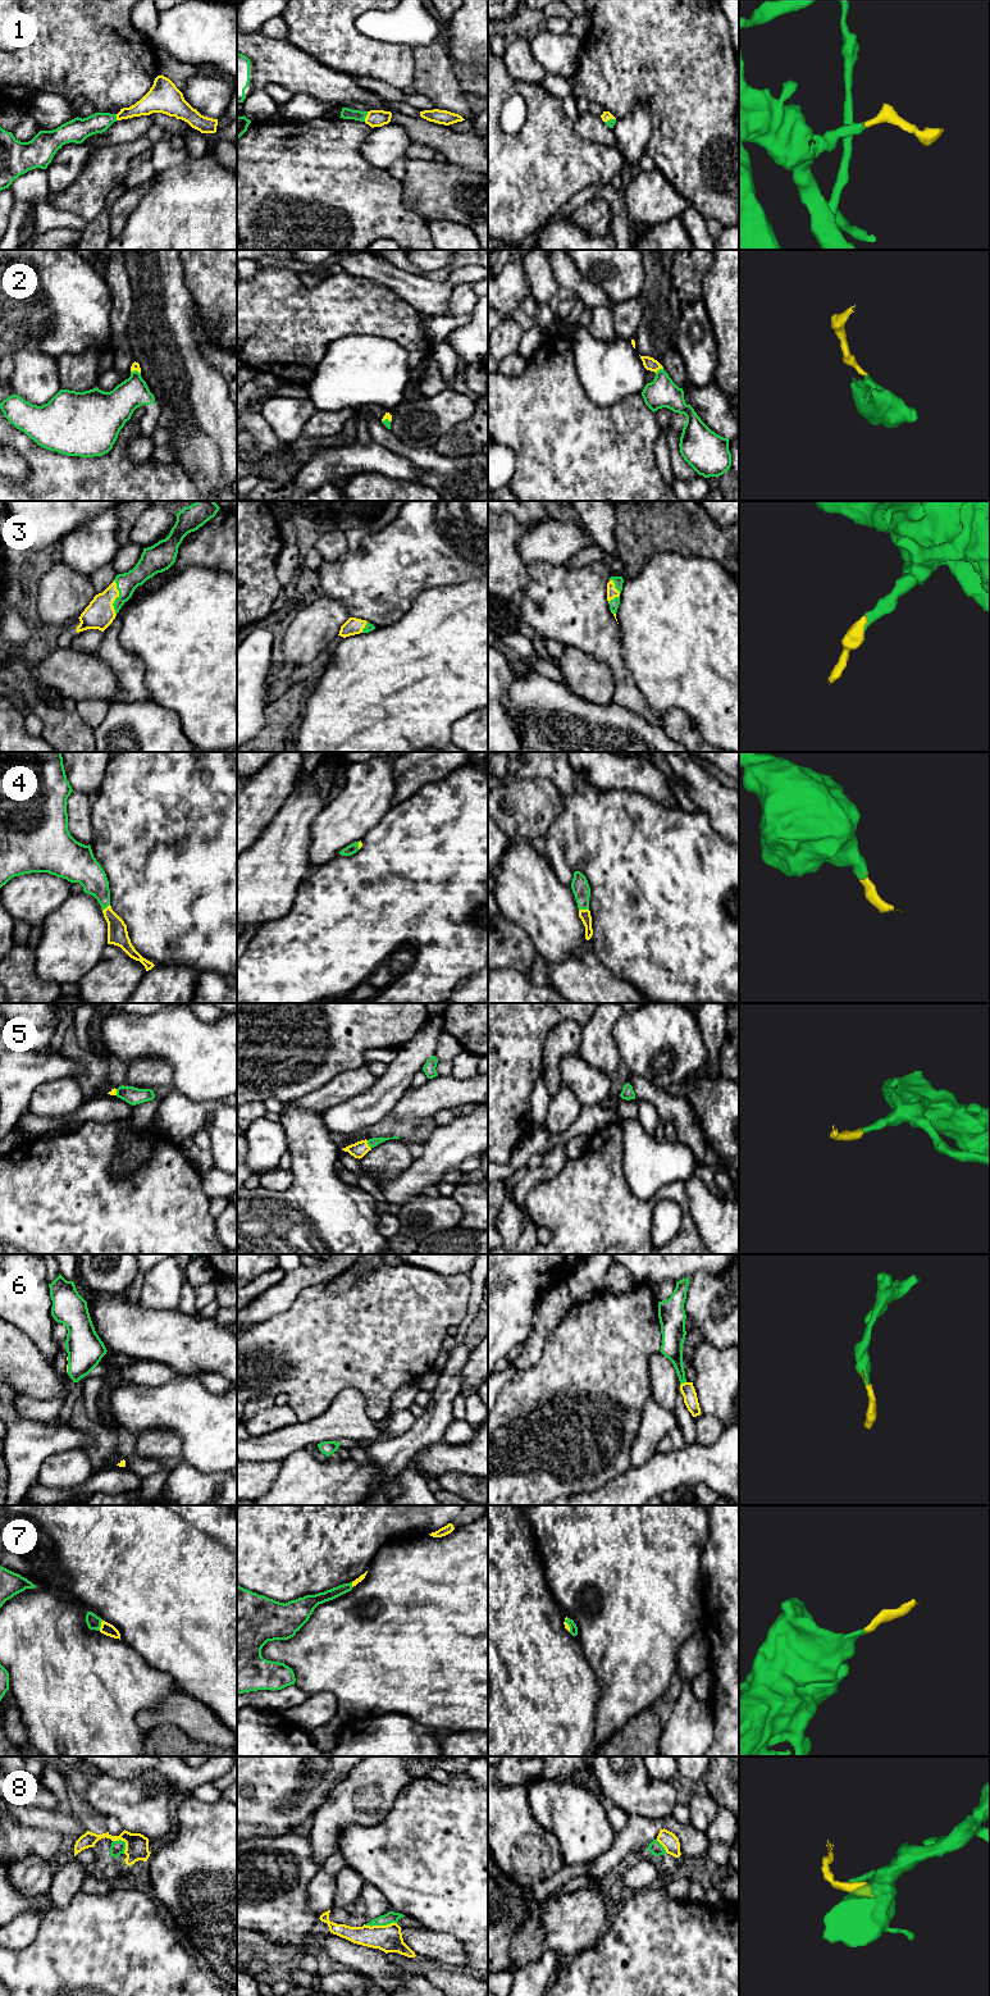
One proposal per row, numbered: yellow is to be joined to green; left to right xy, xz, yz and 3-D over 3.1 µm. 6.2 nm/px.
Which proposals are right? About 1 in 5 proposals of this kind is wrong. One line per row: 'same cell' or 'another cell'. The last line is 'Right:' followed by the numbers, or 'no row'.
1: same cell
2: same cell
3: same cell
4: same cell
5: same cell
6: same cell
7: same cell
8: another cell
Right: 1, 2, 3, 4, 5, 6, 7

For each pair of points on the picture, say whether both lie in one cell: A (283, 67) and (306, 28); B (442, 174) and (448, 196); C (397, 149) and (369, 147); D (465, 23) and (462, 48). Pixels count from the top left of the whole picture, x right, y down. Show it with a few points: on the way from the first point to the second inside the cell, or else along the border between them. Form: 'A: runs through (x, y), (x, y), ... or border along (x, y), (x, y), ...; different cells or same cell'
A: border along (284, 39), (322, 63); different cells
B: runs through (442, 179), (442, 188), (445, 191); same cell
C: runs through (391, 147), (375, 147); same cell
D: runs through (465, 30), (465, 41); same cell

